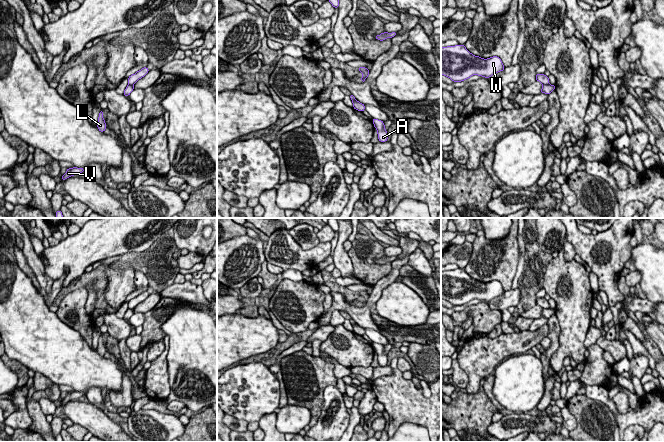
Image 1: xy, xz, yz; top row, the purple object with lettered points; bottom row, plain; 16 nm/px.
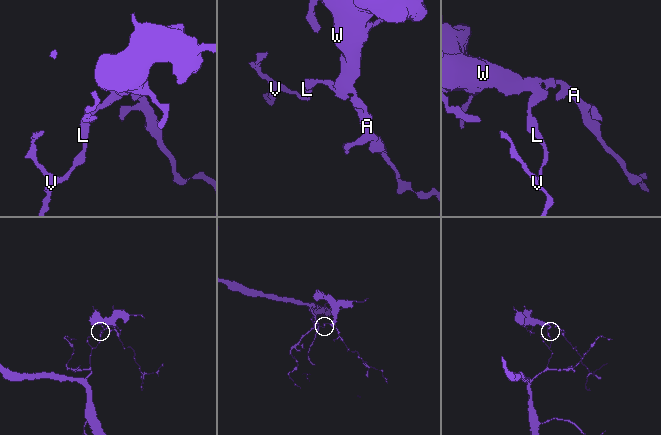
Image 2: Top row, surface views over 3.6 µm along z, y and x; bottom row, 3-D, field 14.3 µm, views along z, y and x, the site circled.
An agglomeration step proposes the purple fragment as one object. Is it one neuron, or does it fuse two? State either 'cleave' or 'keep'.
cleave

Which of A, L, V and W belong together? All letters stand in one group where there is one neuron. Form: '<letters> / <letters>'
A W / L V

